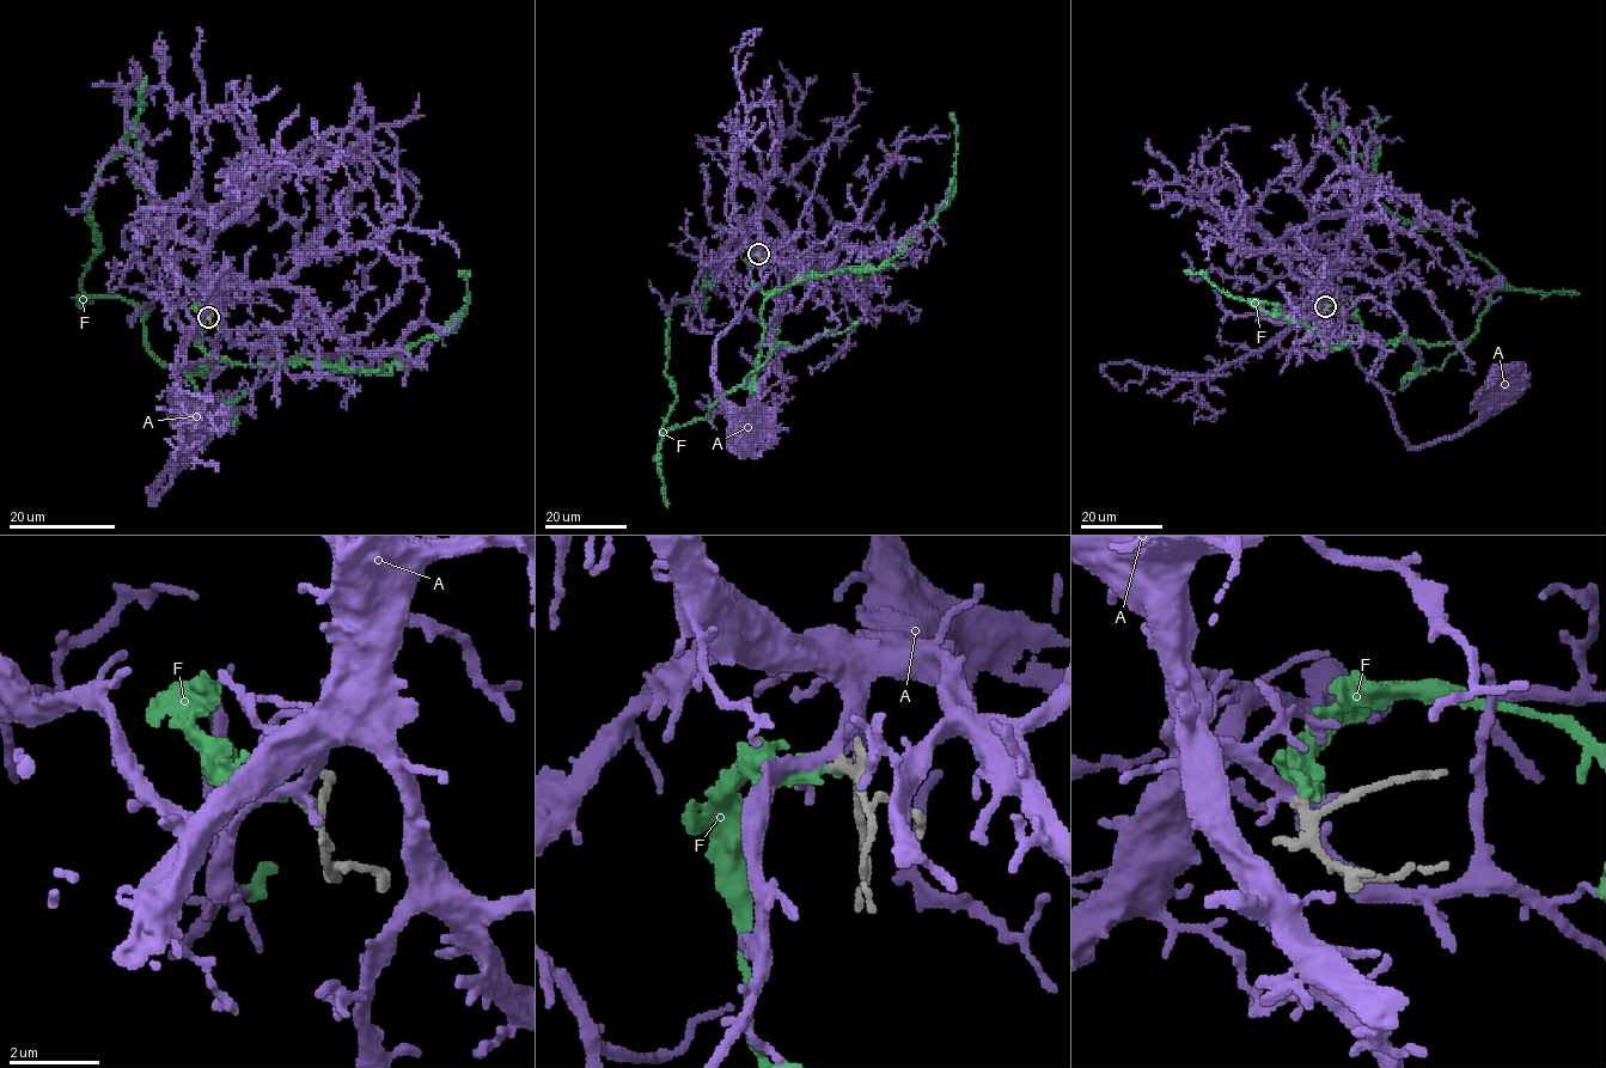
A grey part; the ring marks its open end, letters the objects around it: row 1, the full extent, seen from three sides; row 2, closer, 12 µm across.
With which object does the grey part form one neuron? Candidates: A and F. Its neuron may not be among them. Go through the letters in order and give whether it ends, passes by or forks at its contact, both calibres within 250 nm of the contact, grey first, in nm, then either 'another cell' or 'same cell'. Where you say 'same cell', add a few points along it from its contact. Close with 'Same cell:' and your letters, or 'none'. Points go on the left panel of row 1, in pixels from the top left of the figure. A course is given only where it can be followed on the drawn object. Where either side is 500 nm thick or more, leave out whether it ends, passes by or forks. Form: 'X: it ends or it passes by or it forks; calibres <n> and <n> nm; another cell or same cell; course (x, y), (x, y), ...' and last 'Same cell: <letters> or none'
A: it passes by; calibres 150 and 280 nm; same cell; course (208, 318), (215, 311), (221, 328), (213, 376), (172, 483), (153, 502), (189, 453), (193, 425)
F: it ends; calibres 150 and 360 nm; another cell
Same cell: A

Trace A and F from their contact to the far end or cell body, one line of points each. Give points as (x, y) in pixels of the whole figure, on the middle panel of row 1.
A: (757, 254), (764, 246), (768, 248), (762, 280), (715, 342), (714, 380), (727, 401), (743, 416), (746, 427)
F: (757, 254), (752, 384), (660, 434), (676, 398), (667, 311), (714, 280)

